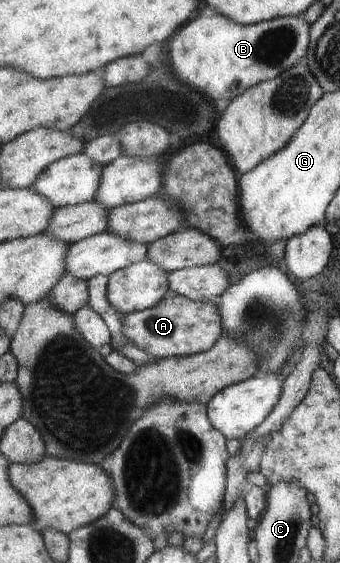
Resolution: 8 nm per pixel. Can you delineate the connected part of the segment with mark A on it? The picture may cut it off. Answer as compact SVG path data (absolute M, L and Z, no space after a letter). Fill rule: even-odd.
M168 291L153 307L124 314L121 319L121 333L131 345L141 349L154 360L187 357L208 350L219 339L221 317L213 300L194 302Z

